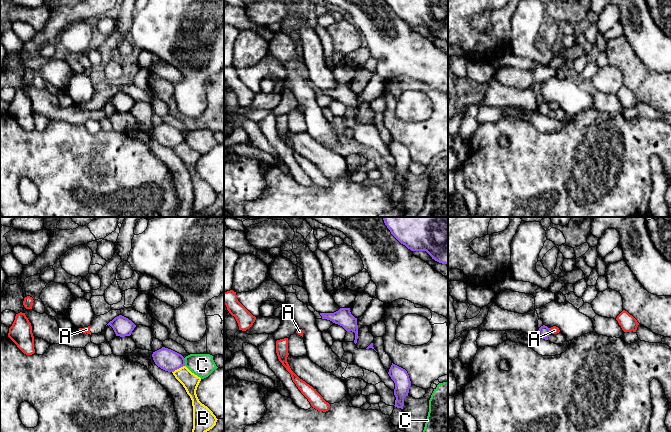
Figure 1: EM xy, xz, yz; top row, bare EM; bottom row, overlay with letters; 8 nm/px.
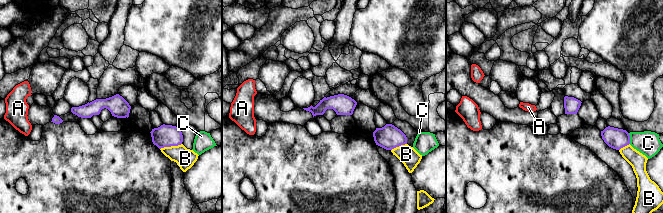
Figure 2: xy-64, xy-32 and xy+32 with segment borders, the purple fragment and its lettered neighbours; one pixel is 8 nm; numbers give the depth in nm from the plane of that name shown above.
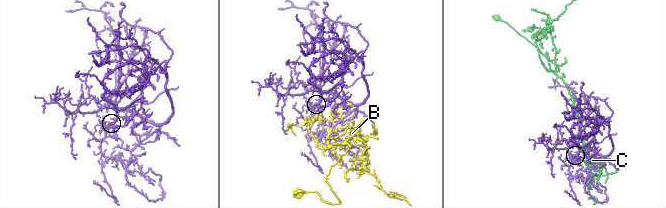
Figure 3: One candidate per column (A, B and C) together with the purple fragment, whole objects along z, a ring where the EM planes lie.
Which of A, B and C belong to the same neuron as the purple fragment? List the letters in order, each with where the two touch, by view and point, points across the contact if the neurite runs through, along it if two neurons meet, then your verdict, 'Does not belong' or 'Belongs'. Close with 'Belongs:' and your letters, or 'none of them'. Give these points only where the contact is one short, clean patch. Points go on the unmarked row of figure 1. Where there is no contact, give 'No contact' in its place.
A: Touches purple at yz (549, 106). Boundary: yz (549, 104), (551, 108). Does not belong
B: Touches purple at xy (178, 144). Does not belong
C: Touches purple at xy (184, 138). Does not belong
Belongs: none of them

